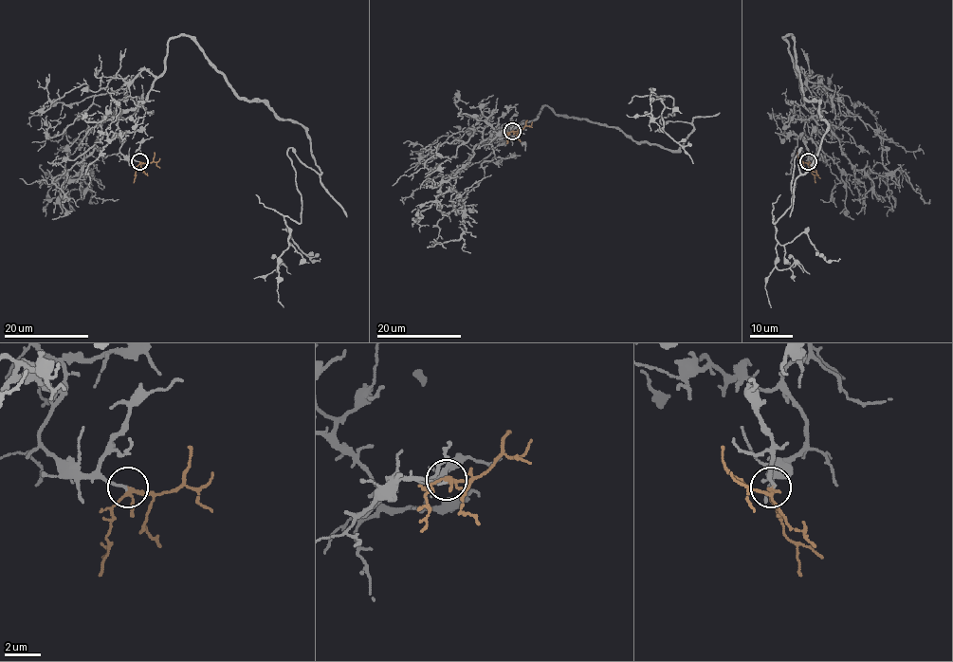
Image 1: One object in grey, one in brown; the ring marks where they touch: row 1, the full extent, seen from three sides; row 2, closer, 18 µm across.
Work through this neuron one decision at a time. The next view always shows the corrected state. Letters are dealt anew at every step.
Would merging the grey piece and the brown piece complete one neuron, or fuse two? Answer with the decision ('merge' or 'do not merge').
merge

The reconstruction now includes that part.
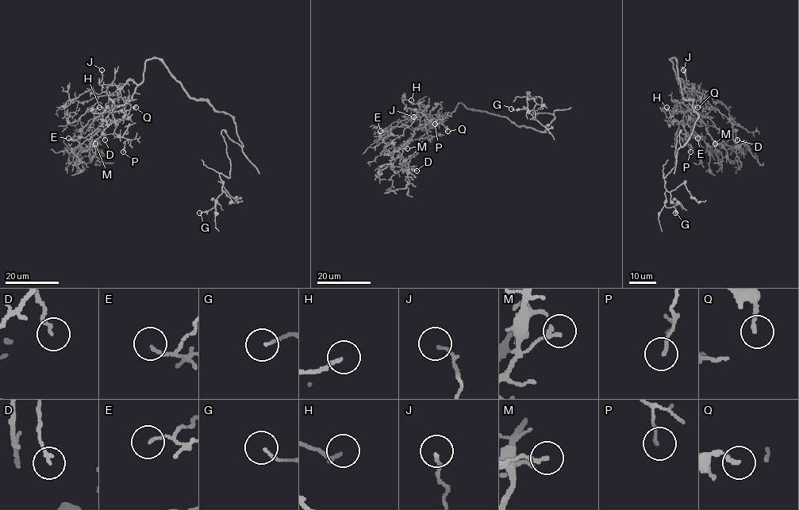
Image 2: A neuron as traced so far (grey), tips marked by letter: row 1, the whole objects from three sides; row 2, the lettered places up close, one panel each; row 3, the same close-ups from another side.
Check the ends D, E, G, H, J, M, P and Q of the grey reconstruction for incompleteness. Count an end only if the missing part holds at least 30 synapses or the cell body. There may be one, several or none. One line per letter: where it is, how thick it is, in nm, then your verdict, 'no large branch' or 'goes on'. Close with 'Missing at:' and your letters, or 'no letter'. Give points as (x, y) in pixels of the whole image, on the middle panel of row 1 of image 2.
D: (416, 170) | 140 nm | no large branch
E: (380, 131) | 120 nm | no large branch
G: (511, 109) | 100 nm | no large branch
H: (411, 100) | 140 nm | no large branch
J: (413, 116) | 120 nm | no large branch
M: (407, 148) | 160 nm | no large branch
P: (435, 124) | 110 nm | no large branch
Q: (447, 131) | 150 nm | no large branch
Missing at: no letter

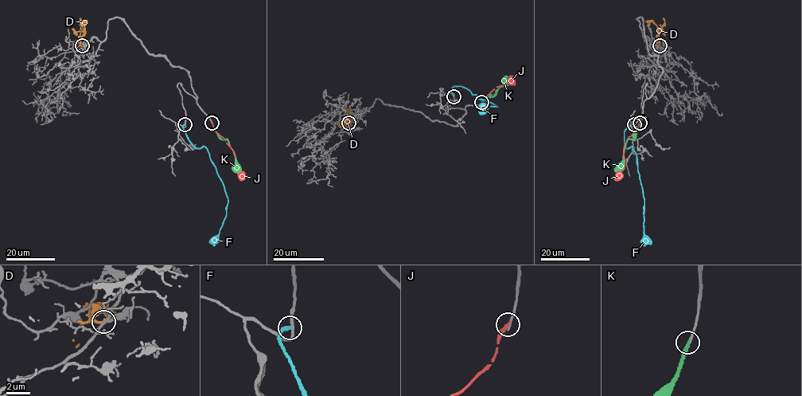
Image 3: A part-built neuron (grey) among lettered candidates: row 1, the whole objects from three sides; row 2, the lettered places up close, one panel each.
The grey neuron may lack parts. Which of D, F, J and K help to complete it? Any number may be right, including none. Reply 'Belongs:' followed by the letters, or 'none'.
Belongs: K

